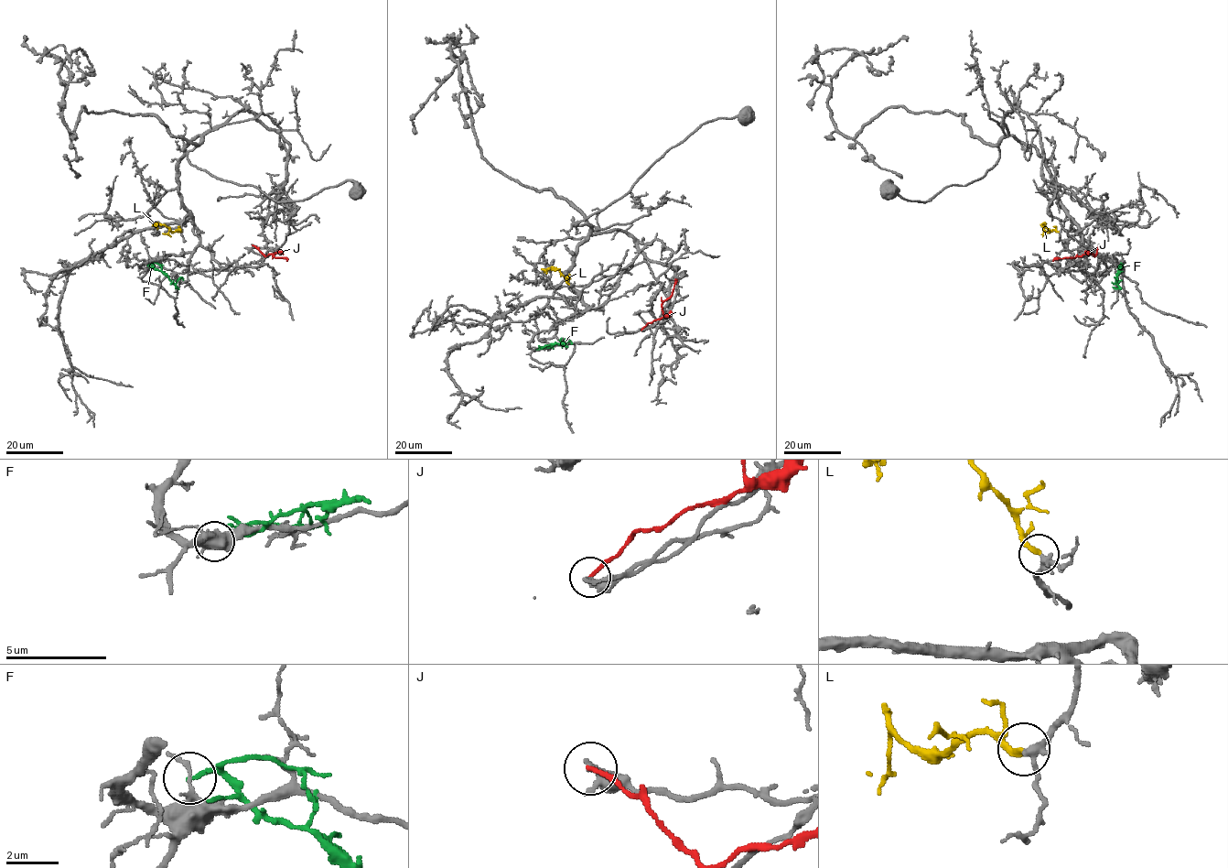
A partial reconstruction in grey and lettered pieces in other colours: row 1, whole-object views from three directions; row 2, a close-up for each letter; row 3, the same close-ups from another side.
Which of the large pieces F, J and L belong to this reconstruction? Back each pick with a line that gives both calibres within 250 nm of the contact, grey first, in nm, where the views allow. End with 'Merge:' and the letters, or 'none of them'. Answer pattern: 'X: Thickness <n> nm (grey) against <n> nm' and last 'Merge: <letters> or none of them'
L: Thickness 280 nm (grey) against 280 nm
Merge: L

